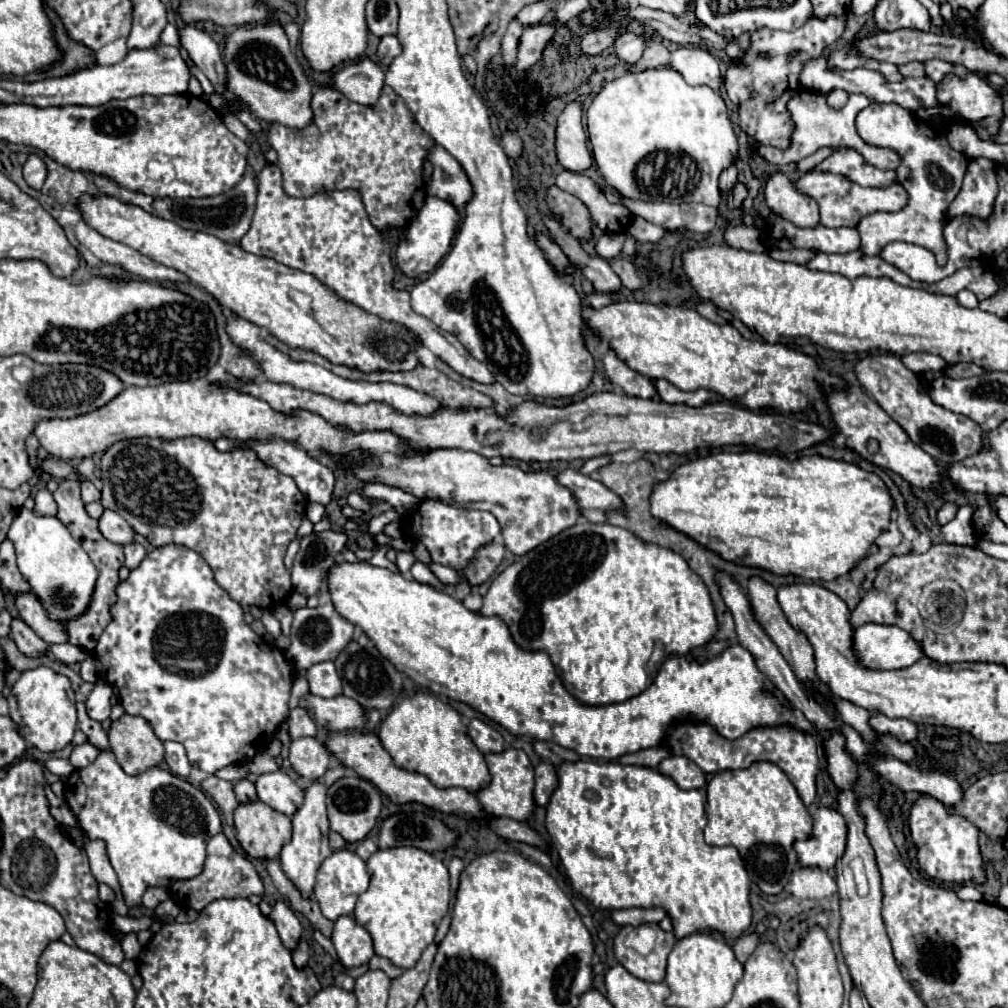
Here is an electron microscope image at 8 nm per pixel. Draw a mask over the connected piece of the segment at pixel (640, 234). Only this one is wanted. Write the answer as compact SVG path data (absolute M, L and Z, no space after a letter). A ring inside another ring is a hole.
M633 217L631 219L631 225L627 229L637 241L651 241L651 243L657 243L661 237L663 237L663 227L657 227L641 217Z

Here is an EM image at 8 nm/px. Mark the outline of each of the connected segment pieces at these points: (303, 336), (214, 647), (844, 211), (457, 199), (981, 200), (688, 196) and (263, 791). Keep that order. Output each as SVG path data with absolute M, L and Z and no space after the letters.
M81 195L79 211L81 219L103 237L121 241L157 263L175 267L195 285L207 289L223 307L265 327L289 347L315 351L331 363L359 367L361 371L409 371L419 363L411 353L411 347L419 339L411 331L395 327L395 323L383 323L379 317L367 313L357 313L347 321L347 307L353 305L343 303L343 299L323 287L313 275L291 269L275 259L251 255L215 235L183 229L117 197Z
M163 545L153 549L151 553L147 553L147 557L143 559L143 563L129 573L129 579L123 581L119 585L117 591L119 599L115 603L115 611L113 613L113 621L105 627L105 631L99 637L99 643L95 647L95 657L101 661L103 669L103 677L109 685L119 689L119 699L121 705L125 707L125 711L129 715L137 715L143 717L151 727L153 733L161 739L161 741L177 741L185 747L187 757L191 761L193 767L205 771L205 773L215 773L221 767L227 765L235 765L235 763L249 763L259 751L265 751L269 747L269 743L273 741L279 725L287 719L289 715L289 695L291 695L291 685L293 685L293 665L291 661L285 657L283 651L277 651L273 645L267 645L263 641L263 637L259 637L245 621L243 621L243 609L239 603L235 603L213 579L211 569L207 567L205 559L187 549L187 547L175 547L175 545Z
M809 171L801 175L797 181L793 181L795 189L807 197L813 197L821 211L821 225L825 227L857 227L859 219L865 215L877 213L877 211L901 211L907 205L907 191L903 185L893 183L889 187L877 189L877 187L859 187L857 183L851 183L849 179L843 179L835 173L815 173Z
M435 145L429 151L429 161L433 163L433 177L427 185L429 195L439 195L441 199L447 199L455 203L455 207L463 207L473 197L473 185L459 165L455 157L451 157L443 147Z
M977 157L969 159L969 167L963 179L963 187L959 195L951 201L947 209L947 217L977 217L987 221L993 213L993 203L997 197L997 165L989 159Z
M647 69L643 73L625 73L607 81L593 97L587 109L587 133L593 159L603 179L623 197L639 201L703 203L721 205L717 179L725 167L737 159L737 137L729 121L729 109L717 91L709 87L691 87L675 69Z
M283 771L265 773L255 783L259 799L273 807L279 813L285 813L287 817L293 817L295 811L303 805L303 789L295 785L295 781L285 775Z

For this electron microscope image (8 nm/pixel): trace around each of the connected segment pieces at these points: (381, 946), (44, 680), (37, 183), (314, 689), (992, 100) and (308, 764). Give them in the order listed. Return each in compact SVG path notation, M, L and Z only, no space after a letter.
M417 847L379 849L367 859L367 871L371 883L359 897L353 919L369 931L375 955L389 959L395 967L411 969L423 949L433 943L435 931L449 909L449 871L443 861Z
M49 667L23 671L19 681L13 685L7 701L11 707L9 717L17 725L19 735L39 751L53 753L61 751L65 745L71 743L77 727L77 711L75 711L75 693L67 677L53 673Z
M29 155L25 165L23 165L23 177L25 177L27 185L33 187L33 189L41 189L43 181L45 181L45 175L47 175L45 163L37 155Z
M323 661L323 663L317 663L311 669L307 669L307 681L309 681L311 693L317 697L331 699L331 697L343 695L343 685L335 671L333 661Z
M971 73L965 79L951 75L937 89L939 103L947 105L953 113L973 125L983 125L989 133L997 133L1003 117L1003 99L997 89L979 75Z
M301 737L291 741L289 761L297 771L297 775L315 781L327 771L329 751L315 737Z

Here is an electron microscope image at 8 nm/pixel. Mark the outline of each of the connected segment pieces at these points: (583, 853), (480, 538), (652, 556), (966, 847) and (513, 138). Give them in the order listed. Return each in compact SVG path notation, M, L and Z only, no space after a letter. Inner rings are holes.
M577 761L577 763L563 763L557 771L559 775L559 787L555 789L549 805L547 805L547 831L551 835L551 845L557 849L561 865L565 869L565 875L571 881L571 887L589 899L599 909L627 909L627 907L661 907L665 909L667 917L673 923L673 935L677 939L683 939L695 931L713 929L721 933L725 939L737 939L741 933L751 925L753 909L749 903L749 891L751 891L751 879L745 871L745 865L739 857L739 851L735 847L711 847L703 841L703 829L707 825L705 819L705 793L699 789L683 791L677 787L675 781L661 775L657 769L649 767L637 767L637 765L621 765L621 763L603 763L603 761Z
M427 499L421 501L421 505L415 511L415 517L409 523L407 535L413 541L421 541L433 563L441 563L453 569L465 569L471 559L475 557L475 551L487 543L491 543L499 535L499 523L489 511L473 511L473 509L463 509L455 507L443 501Z
M579 521L577 525L565 529L563 533L551 537L549 541L545 541L543 545L531 549L529 553L525 553L519 561L511 563L505 571L501 571L493 581L489 591L483 597L483 607L479 609L481 615L485 617L499 617L503 619L503 623L507 625L513 641L525 649L525 651L543 651L551 657L555 671L559 675L559 679L563 681L565 689L583 705L609 705L609 703L621 703L627 701L635 695L639 695L641 691L645 691L655 675L659 673L659 667L665 663L667 657L671 655L685 655L691 647L699 647L703 643L707 643L707 639L713 639L715 635L715 609L709 597L709 591L705 587L705 583L701 581L701 577L691 571L691 567L687 567L685 559L677 553L673 553L671 549L653 545L653 543L645 543L641 541L637 535L633 535L631 531L623 529L623 527L615 527L615 525L595 525L589 521Z
M921 793L909 811L911 841L917 849L919 867L935 881L945 883L985 883L985 867L979 851L979 827L955 813L955 807Z
M511 131L503 133L503 137L501 137L501 147L505 149L505 153L507 153L509 157L519 157L519 155L523 153L523 143L521 143L521 139L517 137L517 133L511 133Z

